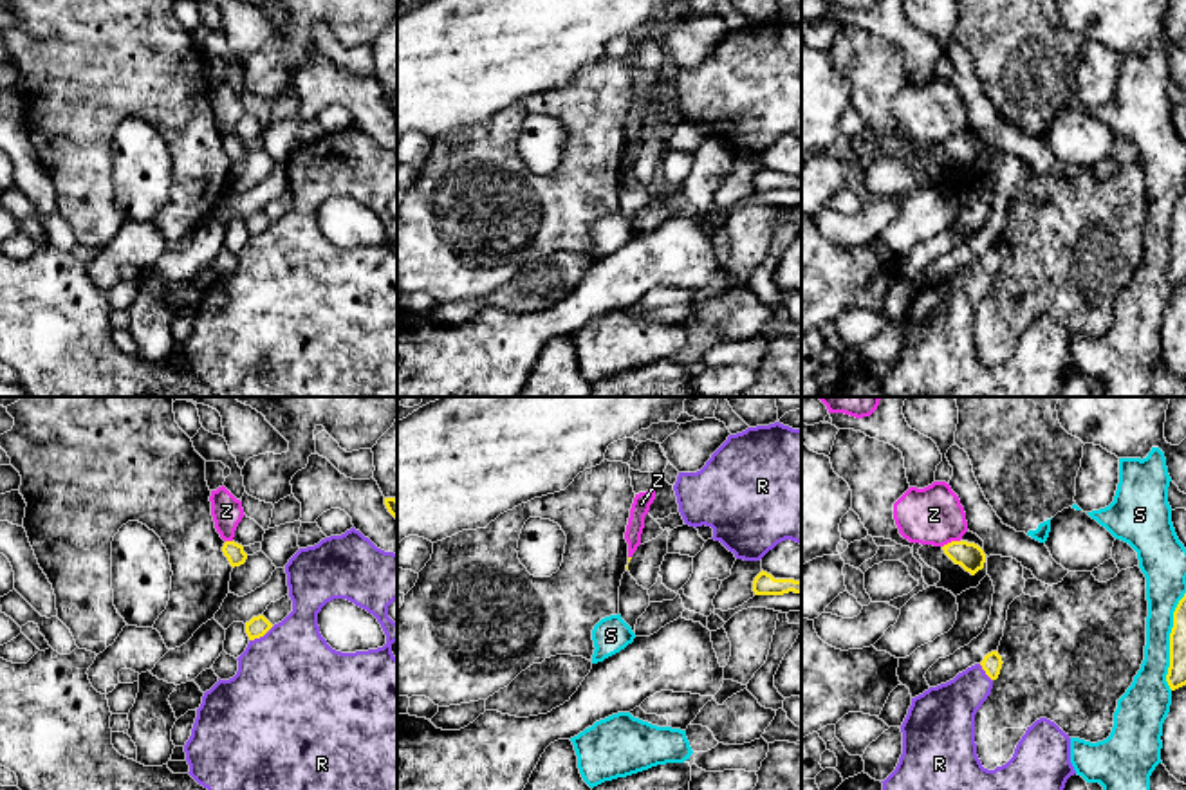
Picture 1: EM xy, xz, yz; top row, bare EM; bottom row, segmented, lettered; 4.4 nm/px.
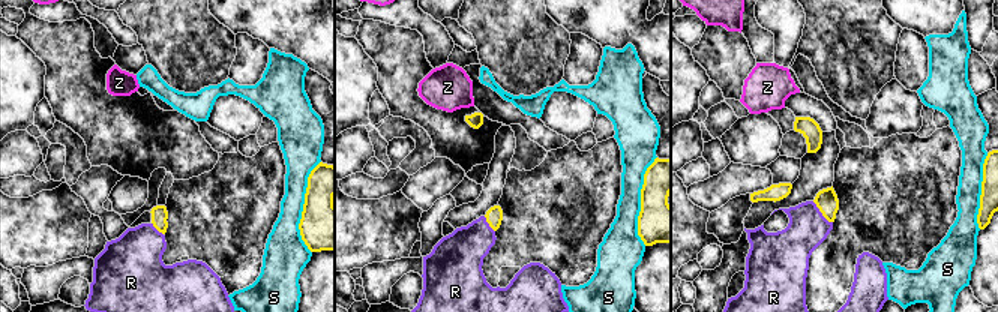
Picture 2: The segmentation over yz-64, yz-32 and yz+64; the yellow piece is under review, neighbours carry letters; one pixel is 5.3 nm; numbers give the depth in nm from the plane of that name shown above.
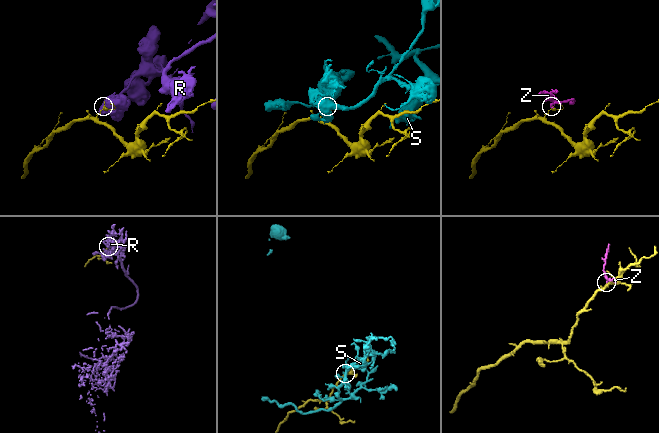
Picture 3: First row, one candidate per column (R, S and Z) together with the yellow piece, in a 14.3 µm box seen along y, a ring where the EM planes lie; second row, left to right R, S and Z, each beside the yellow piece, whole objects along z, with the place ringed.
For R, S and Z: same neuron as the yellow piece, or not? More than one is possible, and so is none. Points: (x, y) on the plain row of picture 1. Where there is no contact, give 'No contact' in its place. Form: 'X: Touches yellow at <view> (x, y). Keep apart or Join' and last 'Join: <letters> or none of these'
R: Touches yellow at xy (260, 231). Keep apart
S: Touches yellow at yz (1170, 237). Keep apart
Z: Touches yellow at yz (952, 137). Keep apart
Join: none of these

